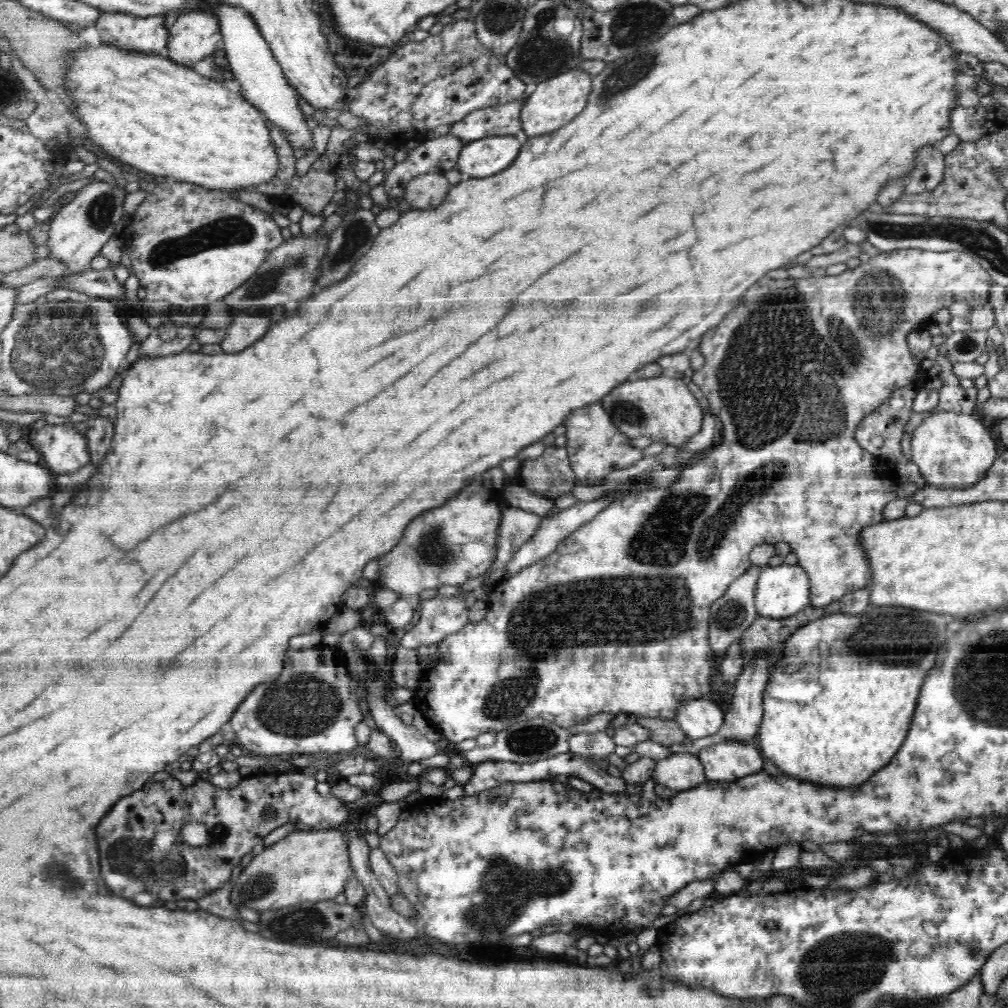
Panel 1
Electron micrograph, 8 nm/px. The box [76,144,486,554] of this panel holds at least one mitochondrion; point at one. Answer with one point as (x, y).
(232, 229)

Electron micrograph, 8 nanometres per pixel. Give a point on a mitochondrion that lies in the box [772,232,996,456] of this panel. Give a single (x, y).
(966, 344)

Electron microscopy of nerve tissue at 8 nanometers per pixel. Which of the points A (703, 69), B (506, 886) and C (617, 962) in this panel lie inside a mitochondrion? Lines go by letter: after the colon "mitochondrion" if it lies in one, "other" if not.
A: other
B: mitochondrion
C: other

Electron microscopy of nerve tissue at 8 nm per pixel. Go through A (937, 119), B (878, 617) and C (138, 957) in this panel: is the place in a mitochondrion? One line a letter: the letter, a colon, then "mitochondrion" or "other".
A: other
B: mitochondrion
C: other

